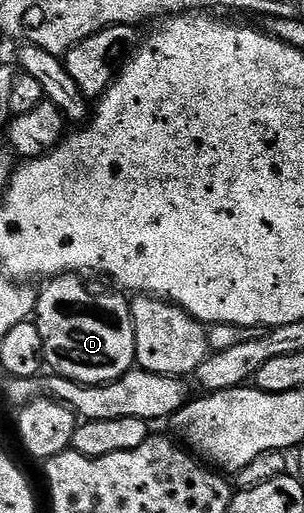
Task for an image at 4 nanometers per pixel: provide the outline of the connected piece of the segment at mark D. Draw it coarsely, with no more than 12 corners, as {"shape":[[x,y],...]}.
{"shape":[[79,275],[37,293],[48,370],[82,385],[135,365],[128,298]]}

